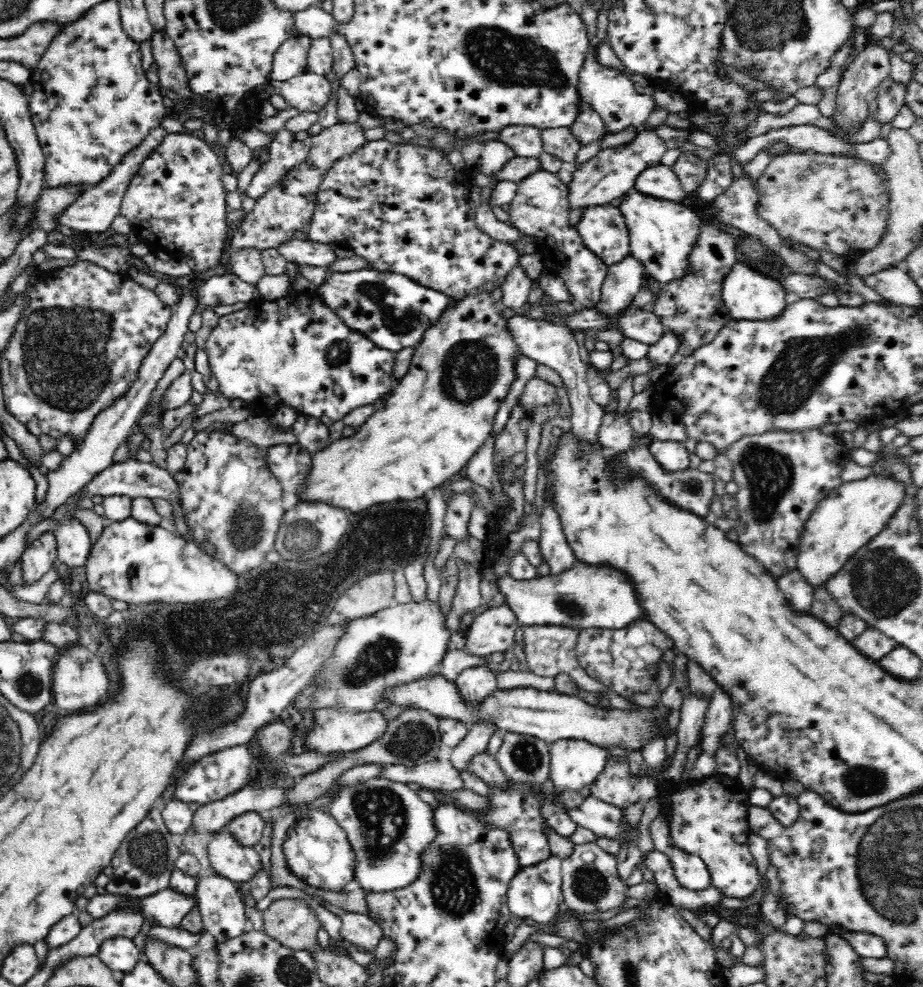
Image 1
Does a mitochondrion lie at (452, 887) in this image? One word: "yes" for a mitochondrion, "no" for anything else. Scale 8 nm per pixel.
yes

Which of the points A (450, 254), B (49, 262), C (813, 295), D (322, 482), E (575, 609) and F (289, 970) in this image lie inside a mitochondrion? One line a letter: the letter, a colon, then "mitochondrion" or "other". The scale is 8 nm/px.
A: other
B: other
C: other
D: other
E: mitochondrion
F: mitochondrion

